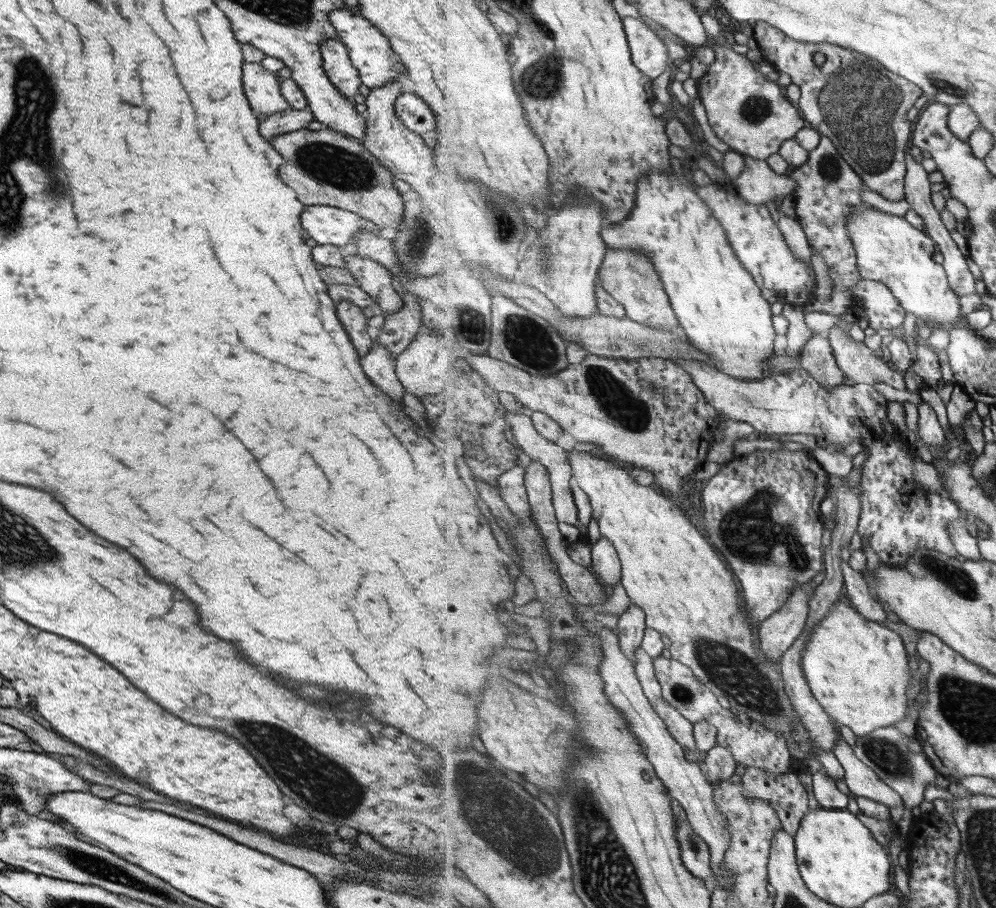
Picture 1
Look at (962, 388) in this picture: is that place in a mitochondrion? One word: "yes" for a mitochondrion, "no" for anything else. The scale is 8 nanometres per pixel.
no

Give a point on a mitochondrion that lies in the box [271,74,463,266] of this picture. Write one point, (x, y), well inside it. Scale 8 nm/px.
(334, 166)

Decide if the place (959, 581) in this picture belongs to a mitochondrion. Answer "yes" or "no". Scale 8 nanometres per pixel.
yes

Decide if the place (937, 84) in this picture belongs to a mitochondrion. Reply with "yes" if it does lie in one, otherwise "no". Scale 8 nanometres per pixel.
yes

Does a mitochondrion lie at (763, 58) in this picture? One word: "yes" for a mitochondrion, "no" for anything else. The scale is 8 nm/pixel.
no

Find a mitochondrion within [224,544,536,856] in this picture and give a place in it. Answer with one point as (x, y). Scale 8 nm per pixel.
(330, 795)

